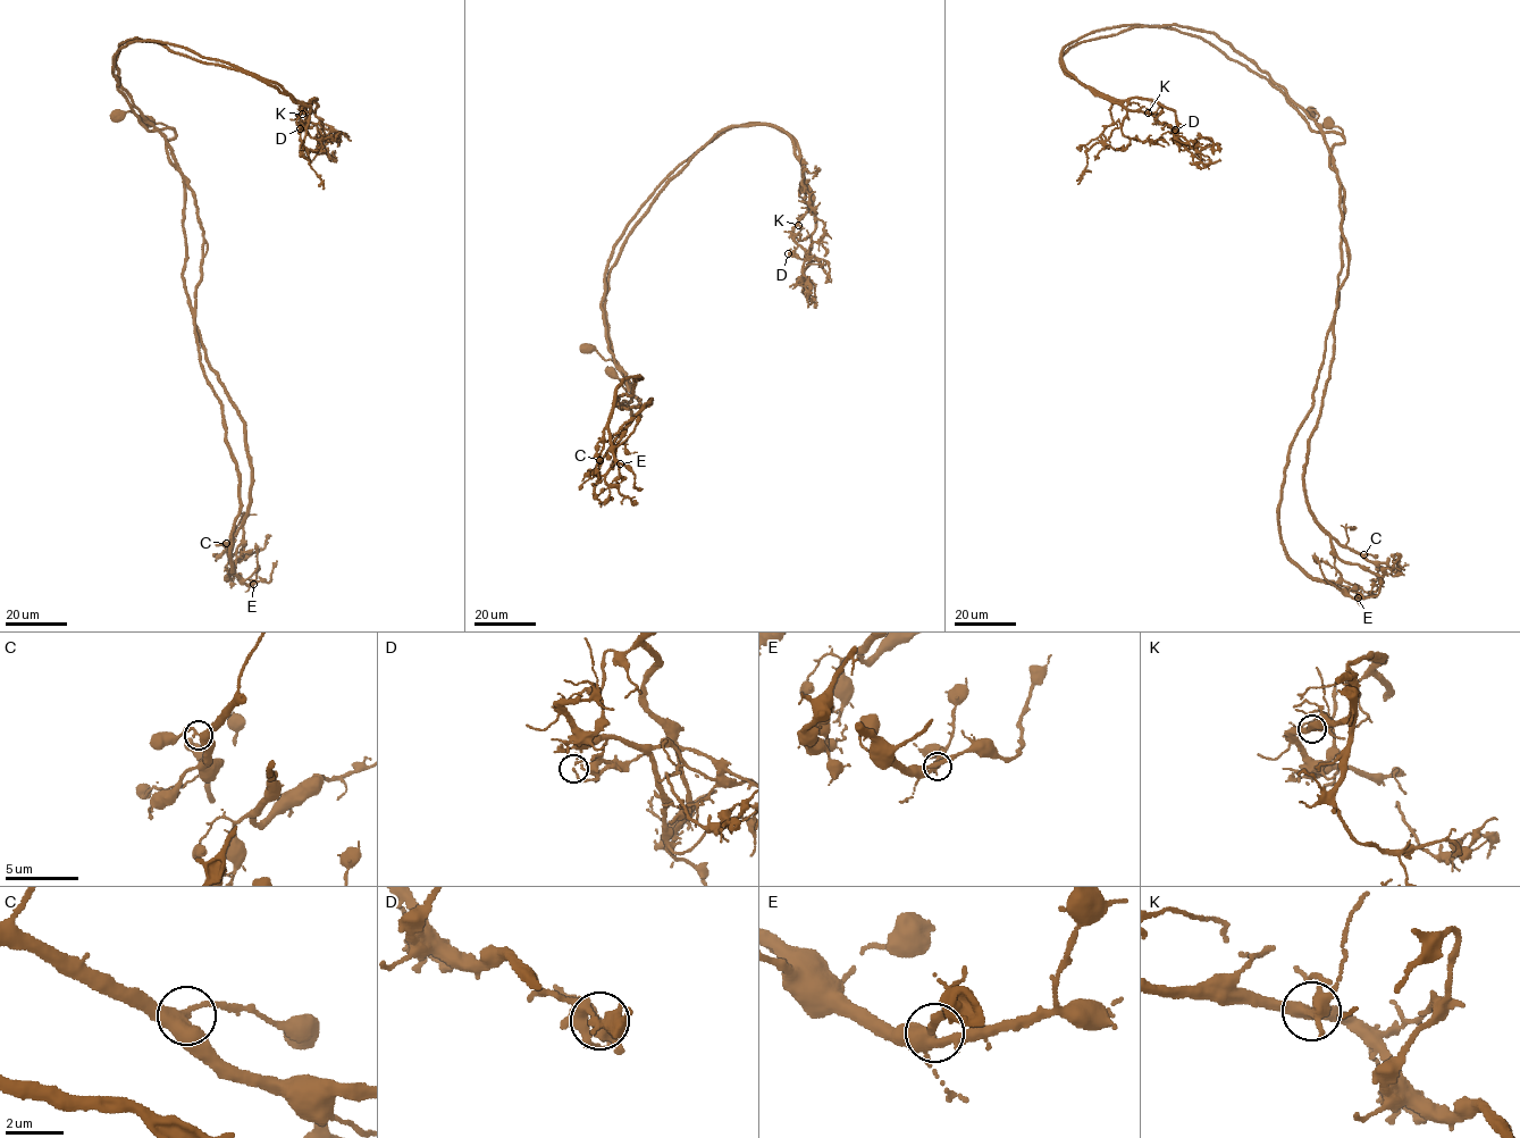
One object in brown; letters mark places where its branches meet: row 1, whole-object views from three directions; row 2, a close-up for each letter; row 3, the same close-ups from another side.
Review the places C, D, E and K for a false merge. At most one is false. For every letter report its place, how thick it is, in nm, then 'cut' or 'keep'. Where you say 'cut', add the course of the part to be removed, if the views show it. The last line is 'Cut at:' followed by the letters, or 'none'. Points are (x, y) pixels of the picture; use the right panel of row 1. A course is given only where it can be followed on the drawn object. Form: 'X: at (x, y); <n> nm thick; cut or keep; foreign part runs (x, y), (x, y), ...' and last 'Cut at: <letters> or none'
C: at (1363, 554); 300 nm thick; keep
D: at (1175, 130); 110 nm thick; cut; foreign part runs (1175, 130), (1083, 85), (1063, 48), (1172, 27), (1344, 140), (1348, 273), (1279, 536), (1352, 597), (1380, 578)
E: at (1358, 597); 240 nm thick; keep
K: at (1148, 113); 320 nm thick; keep
Cut at: D

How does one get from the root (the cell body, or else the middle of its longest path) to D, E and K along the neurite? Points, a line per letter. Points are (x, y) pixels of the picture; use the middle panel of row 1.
D: (587, 350), (613, 359), (603, 310), (629, 232), (729, 127), (775, 125), (791, 141), (813, 202), (788, 253)
E: (587, 350), (626, 375), (631, 400), (613, 404), (651, 400), (623, 433), (606, 441), (604, 431), (620, 463)
K: (587, 350), (613, 359), (610, 270), (658, 193), (719, 133), (784, 130), (812, 197), (798, 225)

